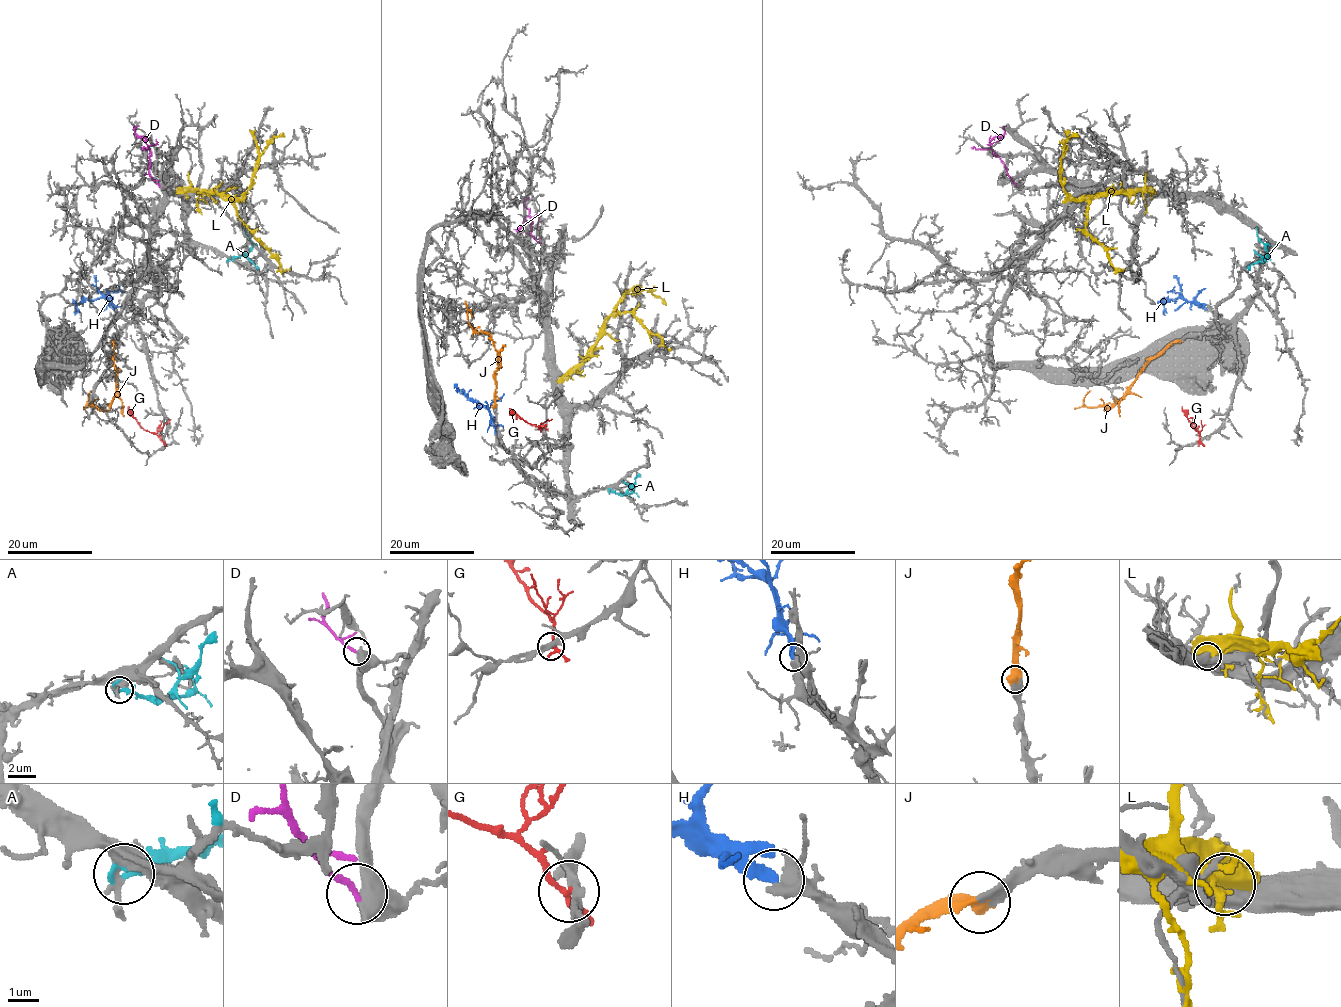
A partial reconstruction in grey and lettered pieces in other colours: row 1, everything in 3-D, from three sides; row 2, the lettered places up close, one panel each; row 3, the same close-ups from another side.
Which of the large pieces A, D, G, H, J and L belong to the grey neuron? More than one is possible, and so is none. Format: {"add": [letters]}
{"add": ["D", "H", "J"]}

